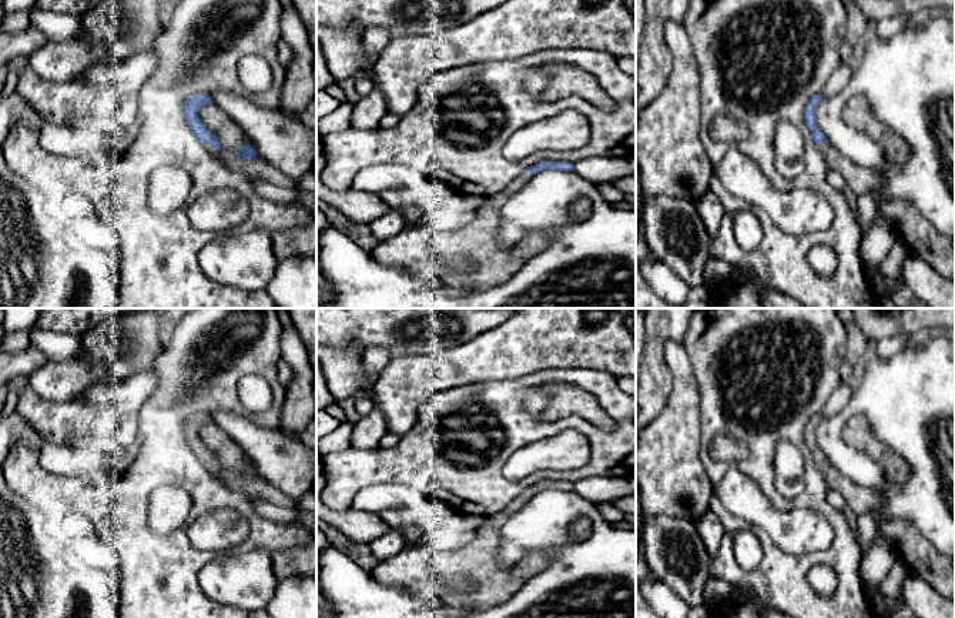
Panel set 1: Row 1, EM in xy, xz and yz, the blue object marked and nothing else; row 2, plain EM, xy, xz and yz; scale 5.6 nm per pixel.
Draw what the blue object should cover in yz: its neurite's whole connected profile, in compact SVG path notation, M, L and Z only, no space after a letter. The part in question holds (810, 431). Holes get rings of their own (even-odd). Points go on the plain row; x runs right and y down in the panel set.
M822 414L810 418L804 428L804 440L828 487L841 492L847 507L854 512L872 515L878 531L889 540L897 555L908 565L909 572L924 578L939 595L955 599L952 558L941 554L907 520L882 518L878 510L885 497L878 490L854 484L831 465L817 442L817 427L822 418Z

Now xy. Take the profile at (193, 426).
M195 414L184 424L187 444L195 457L204 464L207 471L212 475L218 475L231 490L255 495L258 500L272 502L278 507L296 507L296 502L292 498L261 477L251 464L245 464L237 472L225 470L217 455L207 448L200 437L201 428L208 422L214 422L210 414Z

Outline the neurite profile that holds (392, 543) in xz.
M391 530L383 537L369 544L373 557L381 562L389 559L406 548L403 535L396 530Z

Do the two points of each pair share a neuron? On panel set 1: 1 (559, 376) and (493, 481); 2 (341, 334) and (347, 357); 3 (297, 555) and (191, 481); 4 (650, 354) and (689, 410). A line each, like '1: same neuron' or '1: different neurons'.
1: same neuron
2: different neurons
3: different neurons
4: different neurons

